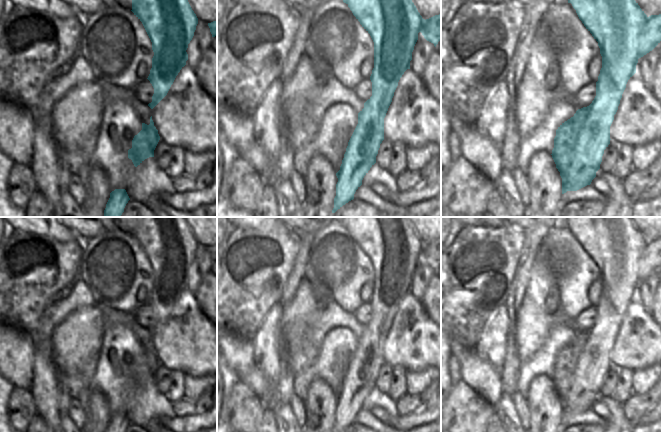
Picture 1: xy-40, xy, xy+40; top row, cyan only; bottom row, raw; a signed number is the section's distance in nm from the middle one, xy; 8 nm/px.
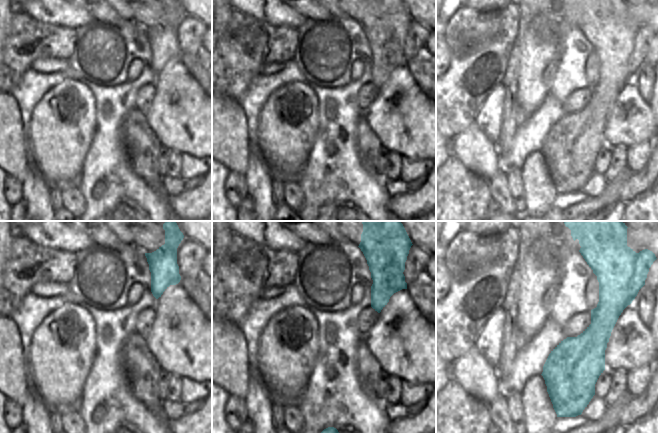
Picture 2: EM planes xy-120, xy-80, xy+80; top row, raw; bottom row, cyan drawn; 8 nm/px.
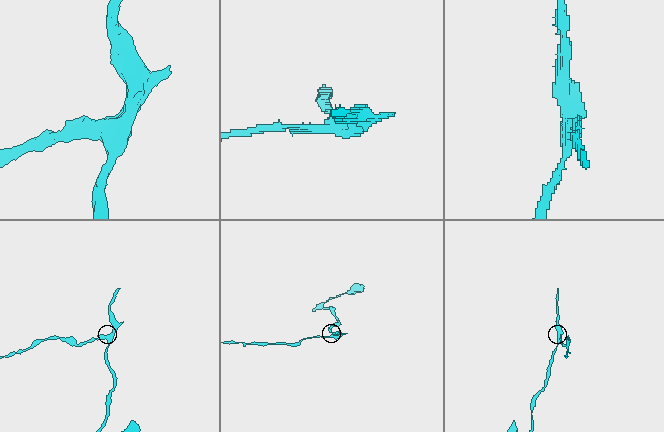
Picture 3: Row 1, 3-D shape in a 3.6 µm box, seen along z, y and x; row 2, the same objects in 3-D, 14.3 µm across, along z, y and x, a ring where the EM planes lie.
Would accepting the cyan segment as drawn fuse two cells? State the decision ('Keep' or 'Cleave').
Cleave

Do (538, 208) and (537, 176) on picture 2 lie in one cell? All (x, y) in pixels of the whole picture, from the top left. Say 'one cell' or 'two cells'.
one cell

